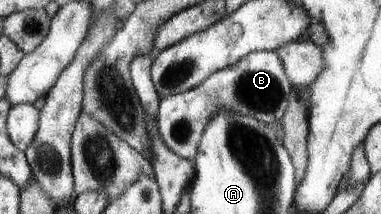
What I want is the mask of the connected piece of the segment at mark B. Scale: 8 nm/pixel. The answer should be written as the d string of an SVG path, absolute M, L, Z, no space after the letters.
M275 51L250 52L229 68L214 72L199 86L175 96L160 98L157 110L159 134L167 148L179 158L193 161L209 120L219 110L231 110L235 114L255 118L267 126L279 123L289 104L292 86Z

